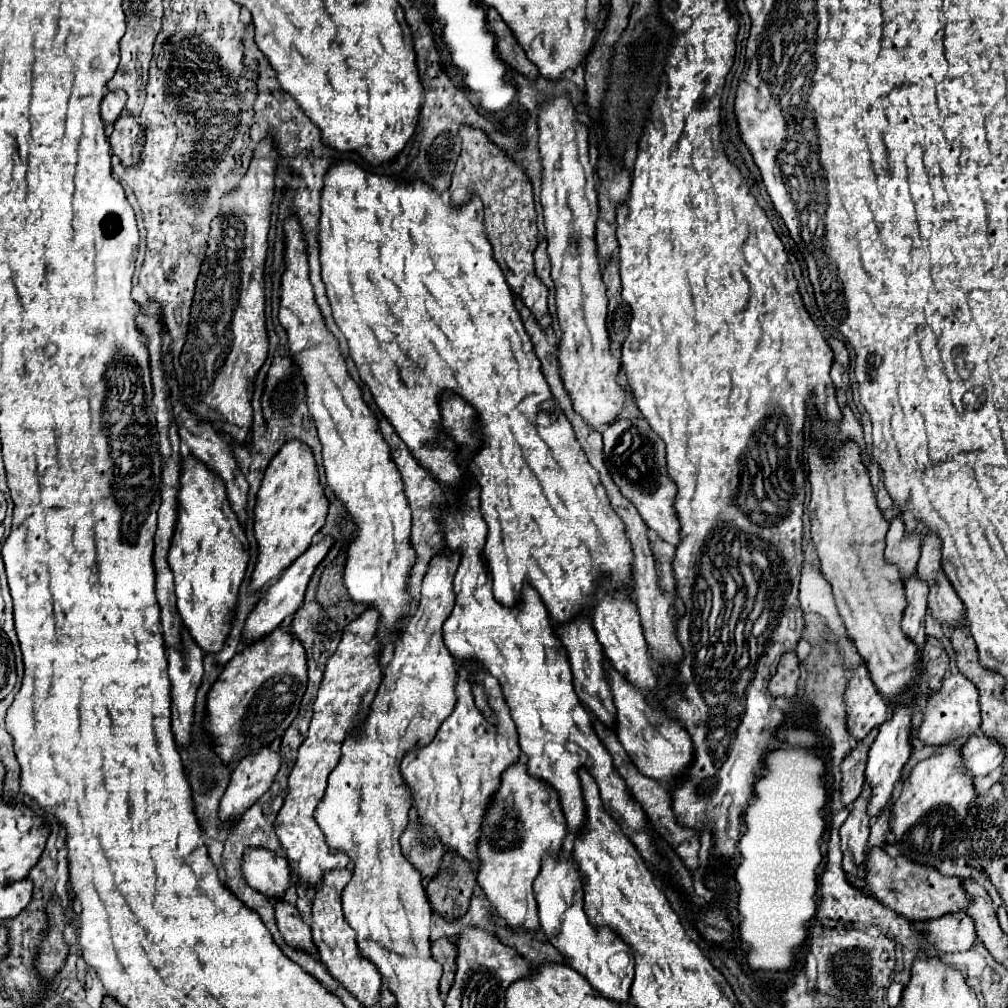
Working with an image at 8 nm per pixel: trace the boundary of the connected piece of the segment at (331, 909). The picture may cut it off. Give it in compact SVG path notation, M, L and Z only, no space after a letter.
M347 869L341 871L331 871L323 877L323 885L317 887L317 895L313 901L313 921L311 921L311 931L313 931L313 945L317 947L321 963L327 967L327 971L357 999L361 1001L363 1007L373 1007L379 1001L379 991L381 991L381 977L377 977L377 971L365 957L357 957L357 937L353 929L347 925L343 919L341 911L341 893L345 885L351 881L351 873Z

